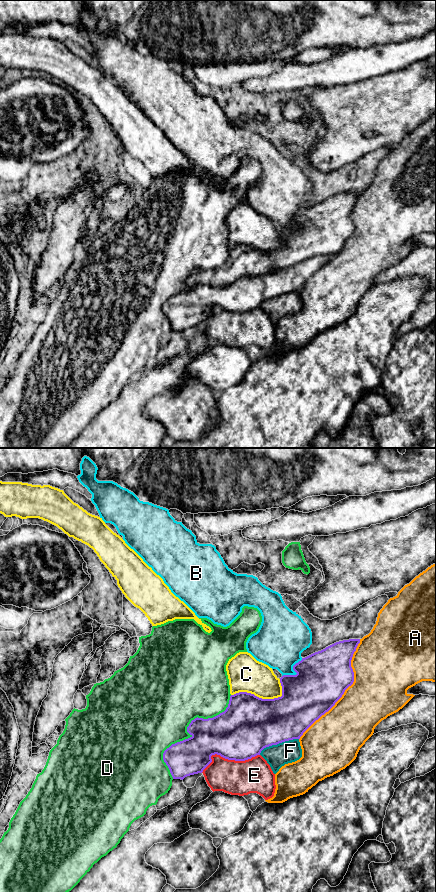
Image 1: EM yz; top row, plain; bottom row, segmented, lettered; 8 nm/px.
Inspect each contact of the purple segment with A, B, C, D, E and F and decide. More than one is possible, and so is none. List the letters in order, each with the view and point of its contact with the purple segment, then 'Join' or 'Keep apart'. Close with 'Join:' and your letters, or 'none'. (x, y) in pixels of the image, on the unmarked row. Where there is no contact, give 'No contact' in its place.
A: Touches purple at yz (345, 241). Keep apart
B: Touches purple at yz (295, 223). Keep apart
C: Touches purple at yz (260, 250). Keep apart
D: Touches purple at yz (187, 283). Keep apart
E: Touches purple at yz (227, 310). Keep apart
F: Touches purple at yz (278, 295). Keep apart
Join: none

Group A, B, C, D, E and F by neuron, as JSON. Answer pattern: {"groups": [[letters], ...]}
{"groups": [["A"], ["B", "C"], ["D"], ["E", "F"]]}

